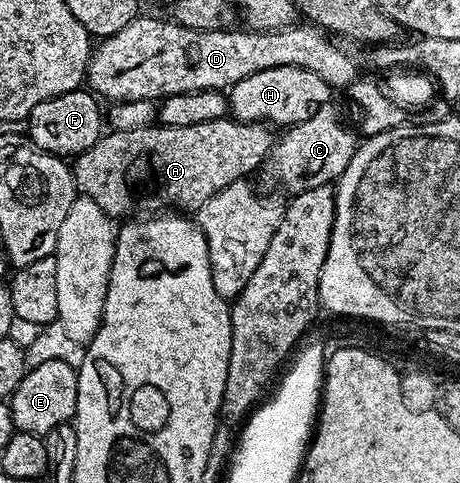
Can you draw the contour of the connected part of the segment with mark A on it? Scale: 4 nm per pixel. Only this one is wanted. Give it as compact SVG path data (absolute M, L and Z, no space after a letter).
M231 116L206 124L186 124L186 128L149 124L133 130L112 130L100 137L89 150L75 155L71 163L72 175L77 191L94 200L94 204L98 204L98 208L113 220L124 220L129 215L148 216L165 208L179 207L184 212L195 212L210 200L210 196L214 196L214 192L222 192L222 188L255 175L263 167L265 158L272 151L274 134L271 132L265 123L238 122Z

